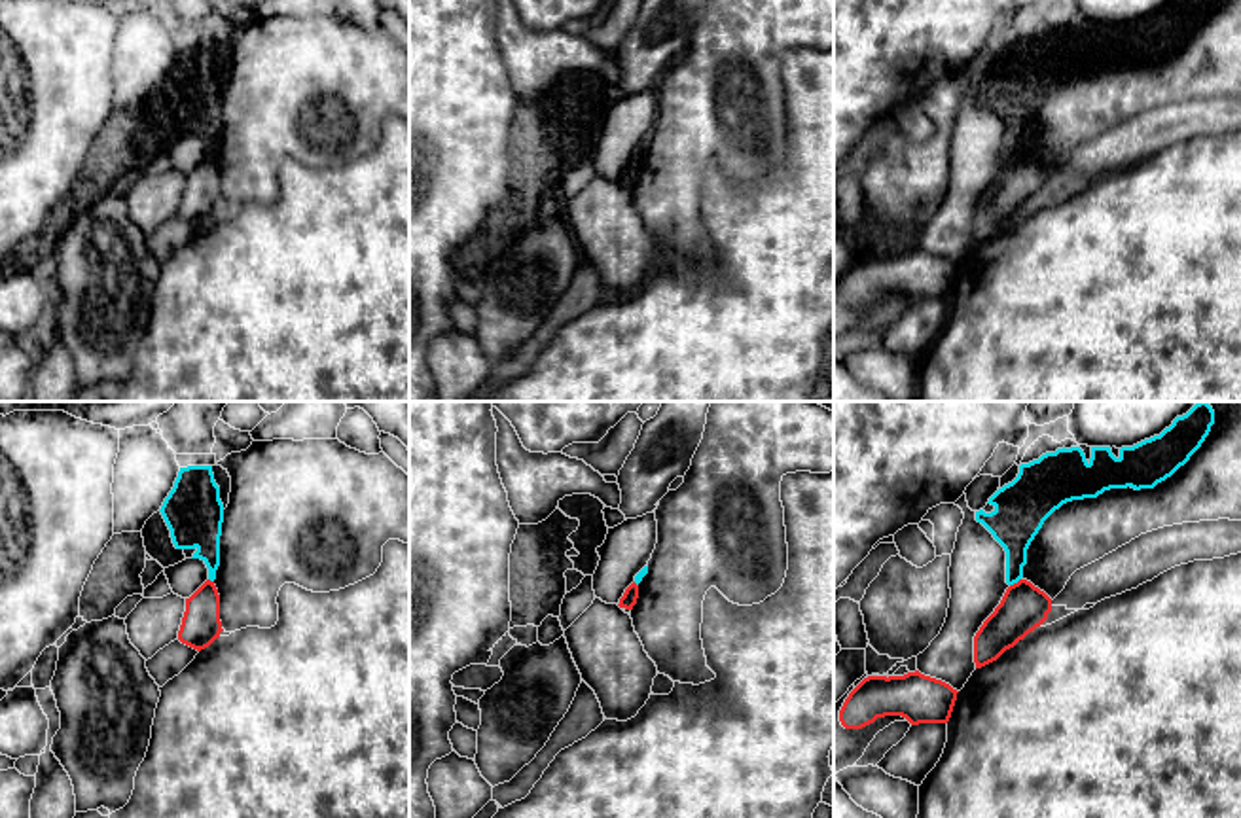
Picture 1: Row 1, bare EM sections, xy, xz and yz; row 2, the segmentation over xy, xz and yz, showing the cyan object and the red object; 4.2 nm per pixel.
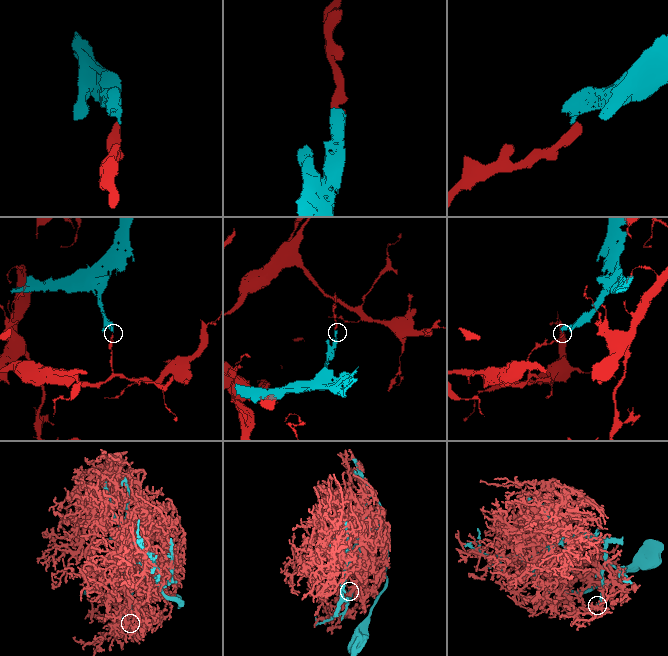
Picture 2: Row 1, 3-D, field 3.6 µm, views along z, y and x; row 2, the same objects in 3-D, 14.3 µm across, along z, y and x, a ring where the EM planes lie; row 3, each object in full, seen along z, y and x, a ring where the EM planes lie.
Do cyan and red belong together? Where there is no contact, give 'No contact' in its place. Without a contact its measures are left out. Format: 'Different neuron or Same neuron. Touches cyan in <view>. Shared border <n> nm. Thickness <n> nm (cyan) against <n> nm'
Different neuron. Touches cyan in yz. Shared border 60 nm. Thickness 200 nm (cyan) against 200 nm

